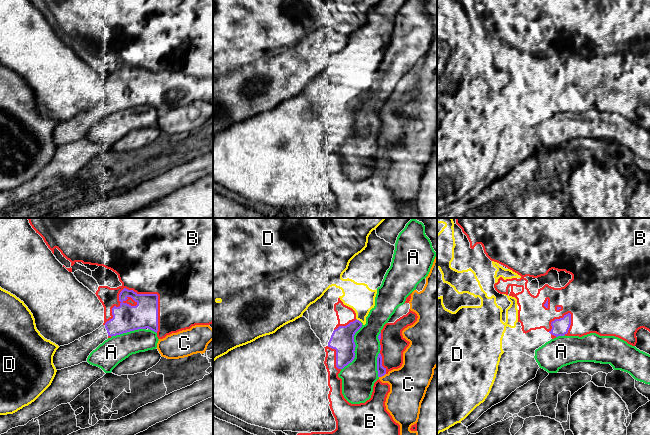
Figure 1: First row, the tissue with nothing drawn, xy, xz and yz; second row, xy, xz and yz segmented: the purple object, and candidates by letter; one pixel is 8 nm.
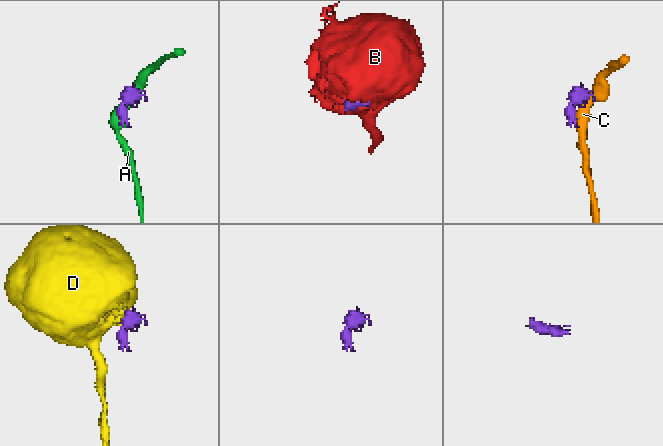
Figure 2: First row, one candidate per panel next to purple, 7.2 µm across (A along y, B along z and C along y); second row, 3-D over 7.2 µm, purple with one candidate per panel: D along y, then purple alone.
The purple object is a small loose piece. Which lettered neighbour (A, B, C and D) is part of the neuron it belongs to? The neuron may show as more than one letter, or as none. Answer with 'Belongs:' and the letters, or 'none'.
Belongs: none

